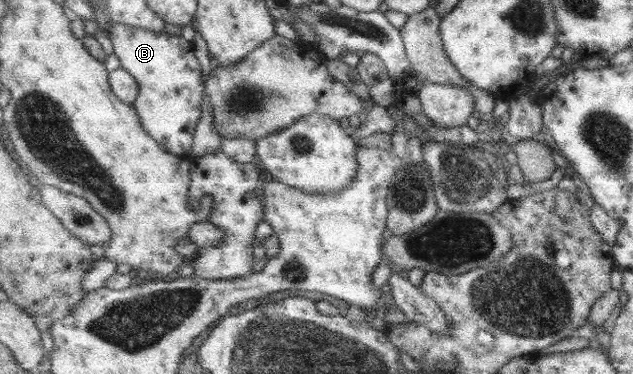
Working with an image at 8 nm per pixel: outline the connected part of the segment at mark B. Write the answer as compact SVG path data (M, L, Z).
M116 24L109 30L114 43L115 54L121 60L121 66L132 73L140 83L140 94L134 106L143 118L143 125L167 151L174 154L191 156L196 141L196 131L204 116L204 100L207 90L207 78L202 64L196 56L194 42L181 36L173 36L166 31L154 32L128 24Z

